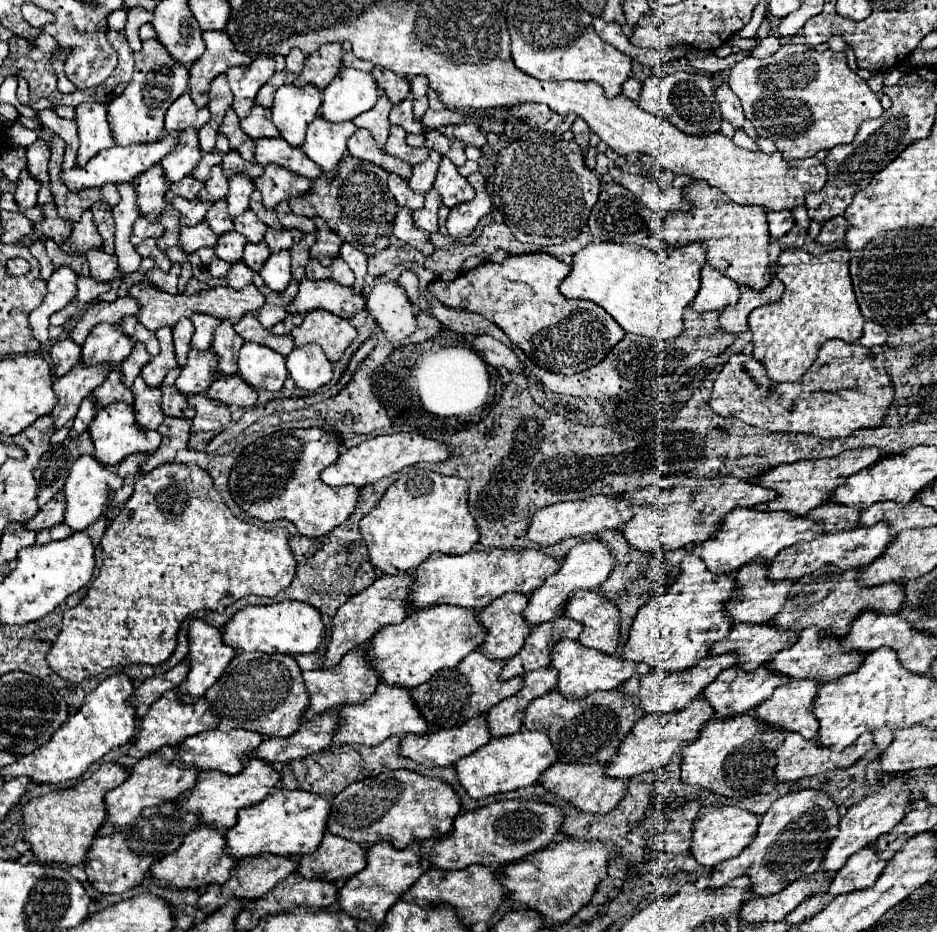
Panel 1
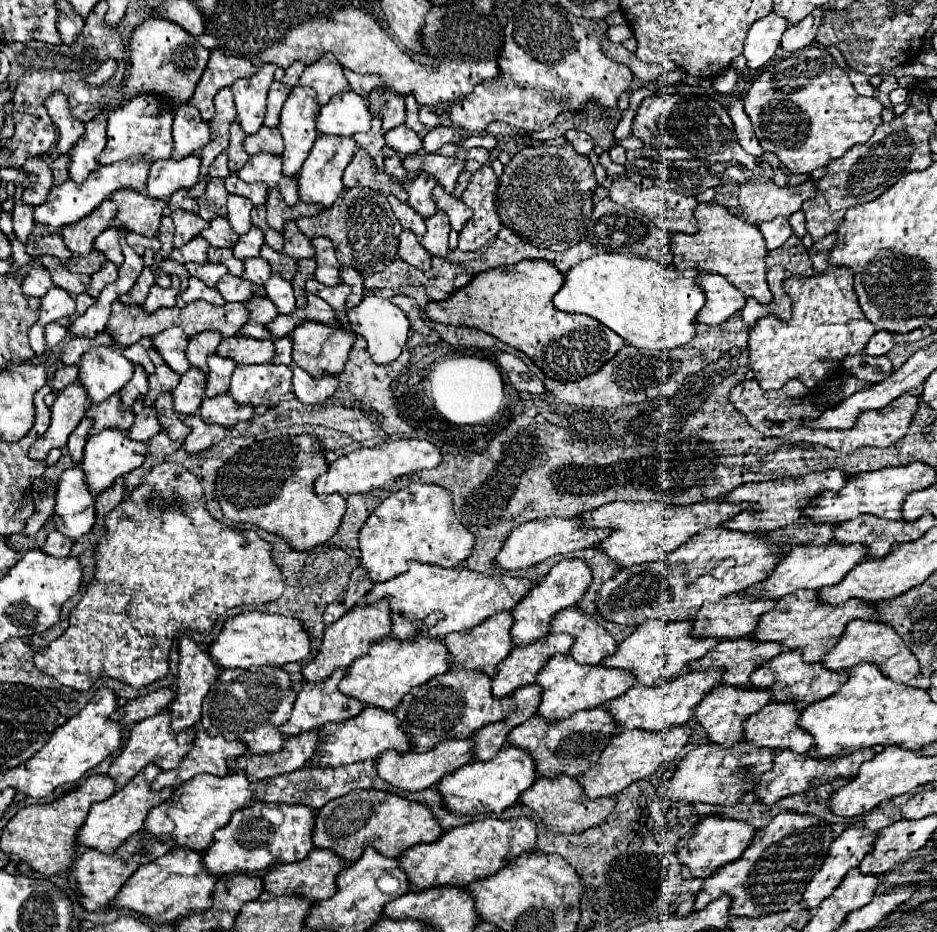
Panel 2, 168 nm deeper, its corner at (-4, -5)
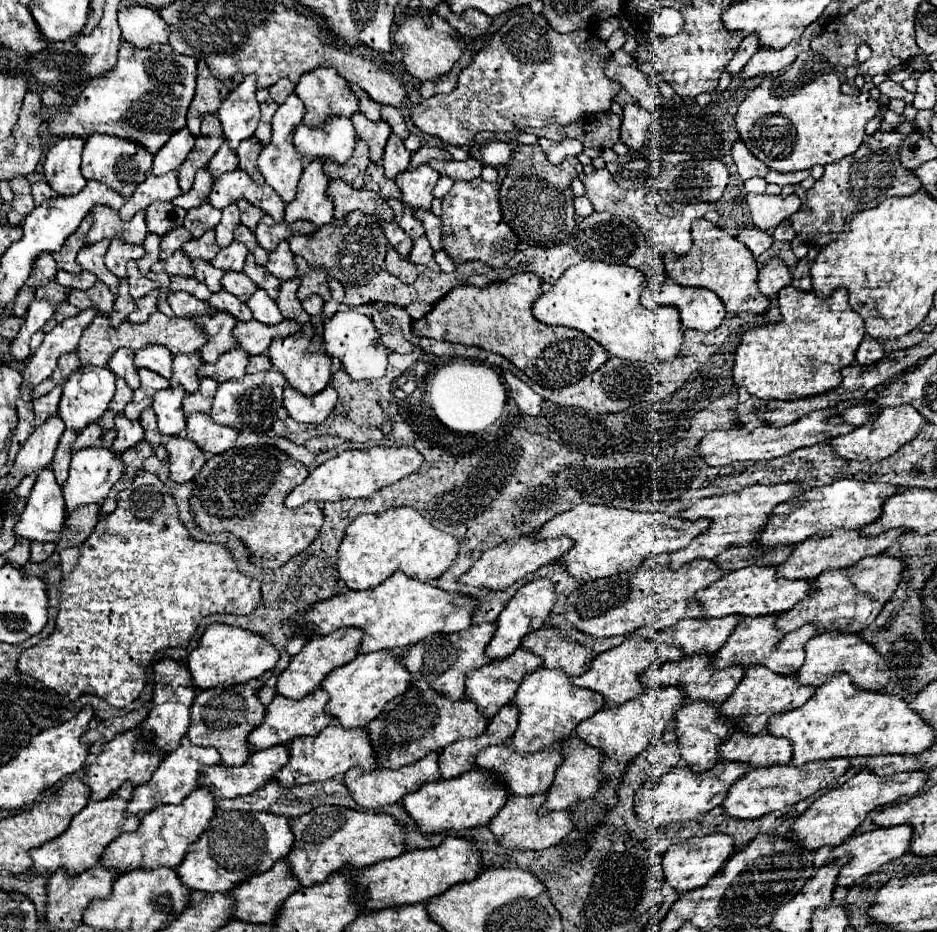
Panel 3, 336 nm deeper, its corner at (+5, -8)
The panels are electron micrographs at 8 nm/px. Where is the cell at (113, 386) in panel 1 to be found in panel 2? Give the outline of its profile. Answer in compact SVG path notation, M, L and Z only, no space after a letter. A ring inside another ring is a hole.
M110 396L110 400L104 400L102 404L92 404L86 410L86 416L94 420L92 434L102 432L106 428L116 428L116 430L128 430L134 422L134 414L130 410L122 410L118 406L118 396Z

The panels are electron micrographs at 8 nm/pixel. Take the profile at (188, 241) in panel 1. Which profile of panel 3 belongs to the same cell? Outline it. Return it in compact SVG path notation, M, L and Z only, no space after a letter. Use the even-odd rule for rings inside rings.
M175 251L167 261L165 261L165 273L169 275L193 275L191 259L183 251Z

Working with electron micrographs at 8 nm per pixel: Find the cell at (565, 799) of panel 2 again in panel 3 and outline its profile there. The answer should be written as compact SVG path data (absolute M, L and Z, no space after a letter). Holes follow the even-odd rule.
M537 793L537 795L527 795L527 797L511 795L507 803L503 805L503 809L489 823L489 829L495 833L497 841L505 847L521 849L521 851L527 851L527 849L541 851L541 849L547 849L565 841L569 833L573 833L575 829L575 823L571 821L571 811L551 811L545 815L539 815L539 807L545 803L545 797L547 793Z

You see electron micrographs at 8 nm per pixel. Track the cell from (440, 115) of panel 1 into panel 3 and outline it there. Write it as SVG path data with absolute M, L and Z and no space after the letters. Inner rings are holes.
M423 145L419 147L413 155L411 155L411 167L419 167L419 165L425 165L429 163L429 159L451 159L451 153L447 149L439 149L439 147L429 147L429 145Z

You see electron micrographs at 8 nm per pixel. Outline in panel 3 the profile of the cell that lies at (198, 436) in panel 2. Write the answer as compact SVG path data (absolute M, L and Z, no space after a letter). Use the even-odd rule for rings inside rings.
M169 437L165 447L169 451L169 477L175 483L191 481L207 461L205 451L185 437Z

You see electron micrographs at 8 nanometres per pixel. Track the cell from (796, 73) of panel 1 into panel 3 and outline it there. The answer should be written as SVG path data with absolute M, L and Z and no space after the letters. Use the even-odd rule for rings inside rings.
M803 51L783 73L763 79L749 91L735 123L739 137L757 159L773 171L793 173L855 153L865 139L865 125L877 111L879 105L869 93L845 95L841 91L841 79L825 55Z

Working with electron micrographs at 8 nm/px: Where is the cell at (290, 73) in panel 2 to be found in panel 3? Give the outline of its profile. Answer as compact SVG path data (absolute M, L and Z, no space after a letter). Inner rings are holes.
M281 77L281 79L279 79L279 81L269 89L269 91L271 91L271 95L269 95L269 97L271 97L273 101L277 101L277 103L283 103L283 101L285 101L285 97L293 93L293 87L295 87L295 85L293 85L293 81L291 81L291 79Z

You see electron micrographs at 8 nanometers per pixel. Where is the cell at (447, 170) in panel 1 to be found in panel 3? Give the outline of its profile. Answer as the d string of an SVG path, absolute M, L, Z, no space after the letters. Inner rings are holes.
M415 211L417 219L423 223L425 227L425 235L429 237L429 243L433 247L433 251L441 249L443 243L443 231L441 231L441 219L437 215L433 215L431 211Z

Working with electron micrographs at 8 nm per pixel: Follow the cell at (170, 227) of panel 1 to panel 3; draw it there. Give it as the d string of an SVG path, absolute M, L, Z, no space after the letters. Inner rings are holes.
M149 233L147 235L147 239L145 239L145 243L143 243L143 249L147 251L147 255L139 261L139 271L141 271L141 275L147 275L149 273L149 267L155 263L155 261L159 261L159 235L153 235L153 233Z

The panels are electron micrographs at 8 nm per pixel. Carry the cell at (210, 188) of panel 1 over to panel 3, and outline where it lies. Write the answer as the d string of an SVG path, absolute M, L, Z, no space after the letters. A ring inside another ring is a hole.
M205 201L205 205L187 211L187 217L185 217L183 227L185 227L193 237L201 237L205 231L215 229L219 221L221 221L221 209L213 207L209 201Z

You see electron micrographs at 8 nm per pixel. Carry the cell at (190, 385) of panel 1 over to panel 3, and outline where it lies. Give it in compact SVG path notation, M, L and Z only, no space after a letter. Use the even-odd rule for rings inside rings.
M169 387L155 395L153 411L157 415L159 431L163 435L183 435L185 431L185 415L181 411L185 391L181 387Z

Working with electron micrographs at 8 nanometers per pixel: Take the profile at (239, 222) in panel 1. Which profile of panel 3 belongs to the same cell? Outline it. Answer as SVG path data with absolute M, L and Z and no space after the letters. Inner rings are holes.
M233 241L229 247L223 247L217 257L211 261L213 267L219 267L223 271L241 271L245 257L249 251L245 251L245 247L241 247L241 243Z

